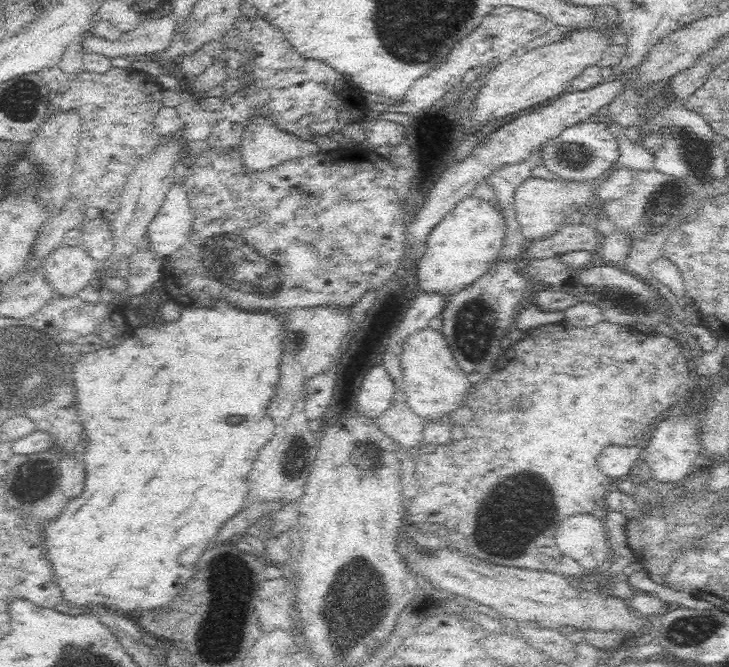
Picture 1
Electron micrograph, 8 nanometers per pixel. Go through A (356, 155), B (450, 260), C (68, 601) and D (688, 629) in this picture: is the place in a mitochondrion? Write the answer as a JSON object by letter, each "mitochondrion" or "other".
{"A":"other","B":"other","C":"other","D":"mitochondrion"}

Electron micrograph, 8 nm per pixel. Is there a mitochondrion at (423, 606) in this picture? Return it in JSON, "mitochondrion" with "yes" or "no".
{"mitochondrion":"no"}

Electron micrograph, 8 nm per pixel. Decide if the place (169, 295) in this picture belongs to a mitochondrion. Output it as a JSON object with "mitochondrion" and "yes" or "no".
{"mitochondrion":"no"}

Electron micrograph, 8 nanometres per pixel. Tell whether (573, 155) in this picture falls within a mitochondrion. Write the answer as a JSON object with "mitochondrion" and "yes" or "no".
{"mitochondrion":"yes"}

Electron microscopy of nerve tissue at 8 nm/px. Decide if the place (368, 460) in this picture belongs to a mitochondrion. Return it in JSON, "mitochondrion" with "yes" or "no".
{"mitochondrion":"yes"}

